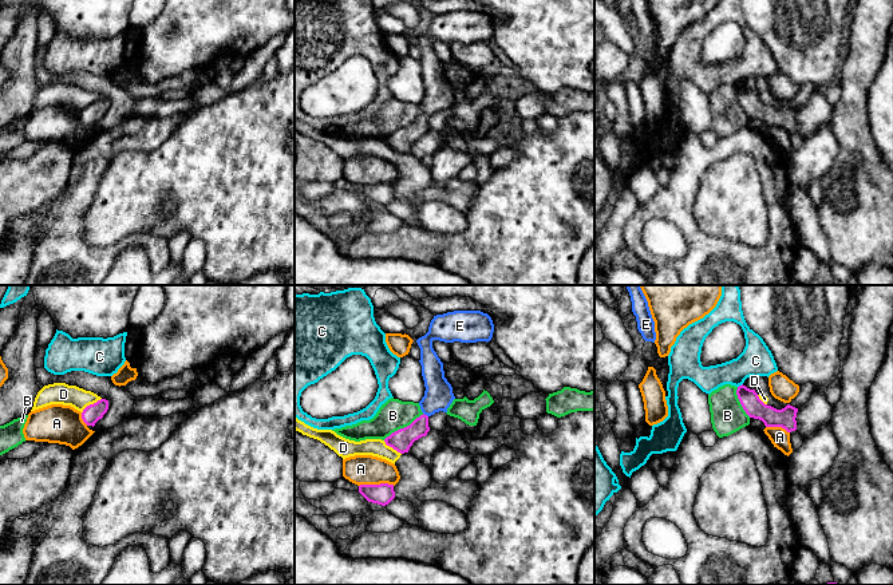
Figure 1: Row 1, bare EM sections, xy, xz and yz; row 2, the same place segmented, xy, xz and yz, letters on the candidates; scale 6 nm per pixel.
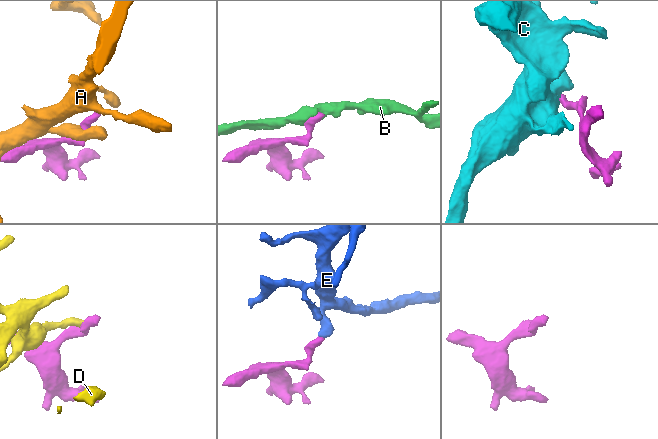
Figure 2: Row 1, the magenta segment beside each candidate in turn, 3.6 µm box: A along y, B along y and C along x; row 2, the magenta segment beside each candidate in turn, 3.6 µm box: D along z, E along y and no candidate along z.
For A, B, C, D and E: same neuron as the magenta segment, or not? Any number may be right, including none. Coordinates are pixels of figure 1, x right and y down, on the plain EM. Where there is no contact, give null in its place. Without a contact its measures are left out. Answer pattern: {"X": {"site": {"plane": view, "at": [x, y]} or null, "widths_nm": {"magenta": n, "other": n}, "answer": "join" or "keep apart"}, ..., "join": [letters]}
{"A": {"site": {"plane": "xz", "at": [376, 185]}, "widths_nm": {"magenta": 130, "other": 180}, "answer": "keep apart"}, "B": {"site": {"plane": "xz", "at": [404, 127]}, "widths_nm": {"magenta": 130, "other": 180}, "answer": "keep apart"}, "C": {"site": {"plane": "yz", "at": [739, 86]}, "widths_nm": {"magenta": 120, "other": 190}, "answer": "keep apart"}, "D": {"site": {"plane": "xy", "at": [90, 105]}, "widths_nm": {"magenta": 110, "other": 130}, "answer": "keep apart"}, "E": {"site": {"plane": "xz", "at": [426, 115]}, "widths_nm": {"magenta": 130, "other": 170}, "answer": "join"}, "join": ["E"]}

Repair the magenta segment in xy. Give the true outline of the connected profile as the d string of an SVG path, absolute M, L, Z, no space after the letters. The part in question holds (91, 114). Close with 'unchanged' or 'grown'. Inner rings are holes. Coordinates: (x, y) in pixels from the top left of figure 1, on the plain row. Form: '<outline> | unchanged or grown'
M100 99L94 104L87 106L82 112L82 119L87 126L95 126L95 123L103 118L108 110L108 100Z | unchanged

